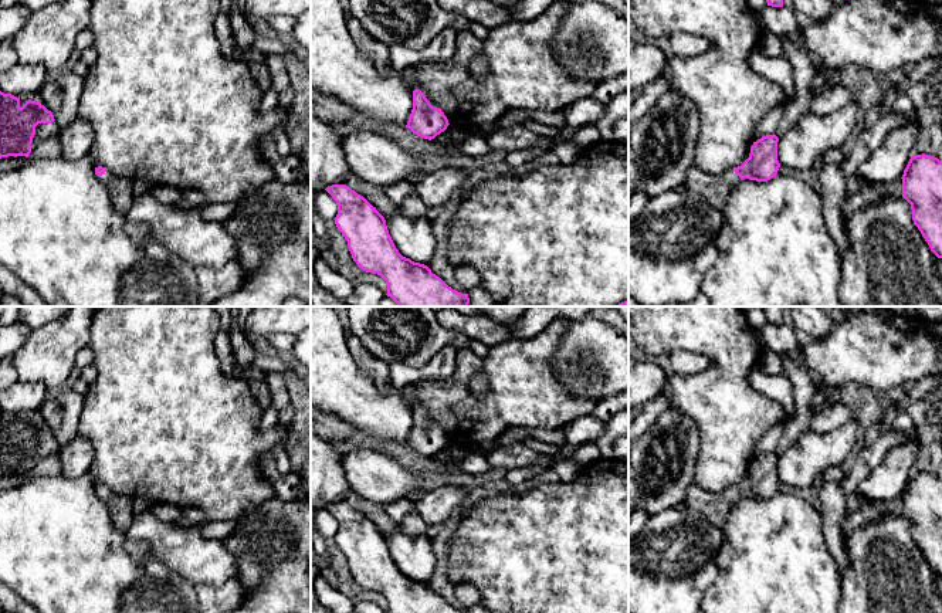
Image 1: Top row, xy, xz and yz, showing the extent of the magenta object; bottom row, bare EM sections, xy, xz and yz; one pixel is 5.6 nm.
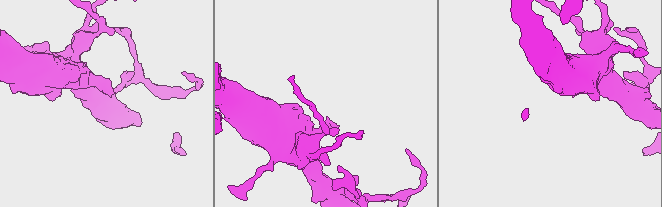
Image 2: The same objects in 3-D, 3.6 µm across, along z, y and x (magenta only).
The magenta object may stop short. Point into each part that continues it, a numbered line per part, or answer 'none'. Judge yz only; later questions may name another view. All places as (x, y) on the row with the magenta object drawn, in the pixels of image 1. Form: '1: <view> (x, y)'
1: yz (715, 189)

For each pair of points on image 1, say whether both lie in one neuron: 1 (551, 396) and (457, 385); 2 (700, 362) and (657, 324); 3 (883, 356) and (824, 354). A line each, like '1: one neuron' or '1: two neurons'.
1: one neuron
2: two neurons
3: one neuron

